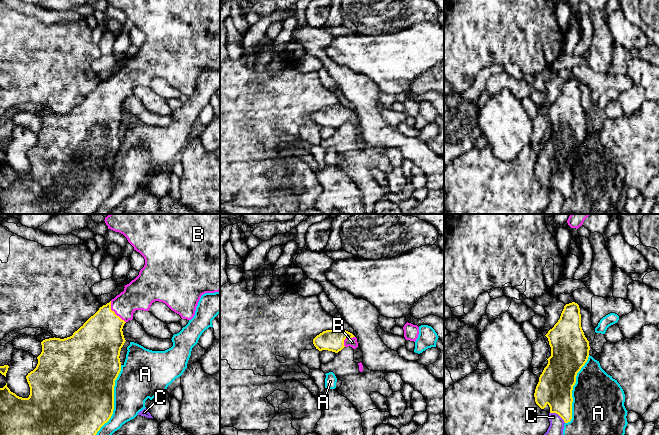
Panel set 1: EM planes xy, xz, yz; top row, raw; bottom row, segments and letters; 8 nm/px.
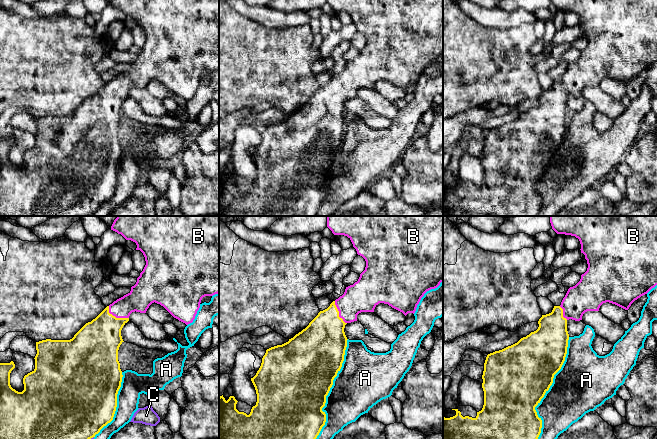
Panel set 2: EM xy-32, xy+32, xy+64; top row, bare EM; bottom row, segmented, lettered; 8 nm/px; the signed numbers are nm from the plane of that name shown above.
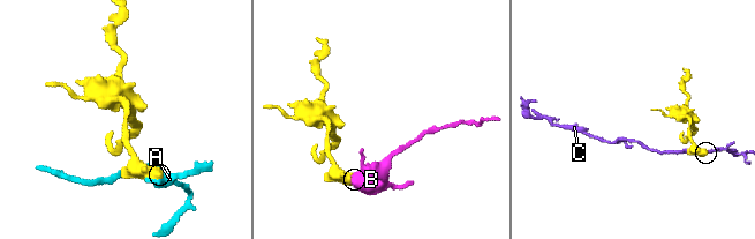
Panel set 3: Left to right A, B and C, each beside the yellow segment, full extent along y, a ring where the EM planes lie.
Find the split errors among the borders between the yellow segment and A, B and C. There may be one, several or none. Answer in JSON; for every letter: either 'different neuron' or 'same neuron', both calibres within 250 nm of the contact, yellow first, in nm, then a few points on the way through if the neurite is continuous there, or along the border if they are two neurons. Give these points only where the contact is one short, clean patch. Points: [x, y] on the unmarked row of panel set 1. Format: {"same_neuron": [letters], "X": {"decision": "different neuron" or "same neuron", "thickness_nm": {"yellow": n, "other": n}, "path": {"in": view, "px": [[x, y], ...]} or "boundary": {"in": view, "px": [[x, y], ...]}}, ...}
{"same_neuron": ["B"], "A": {"decision": "different neuron", "thickness_nm": {"yellow": 500, "other": 320}}, "B": {"decision": "same neuron", "thickness_nm": {"yellow": 360, "other": 240}, "path": {"in": "xy", "px": [[100, 115], [114, 88], [139, 70]]}}, "C": {"decision": "different neuron", "thickness_nm": {"yellow": 280, "other": 150}}}

